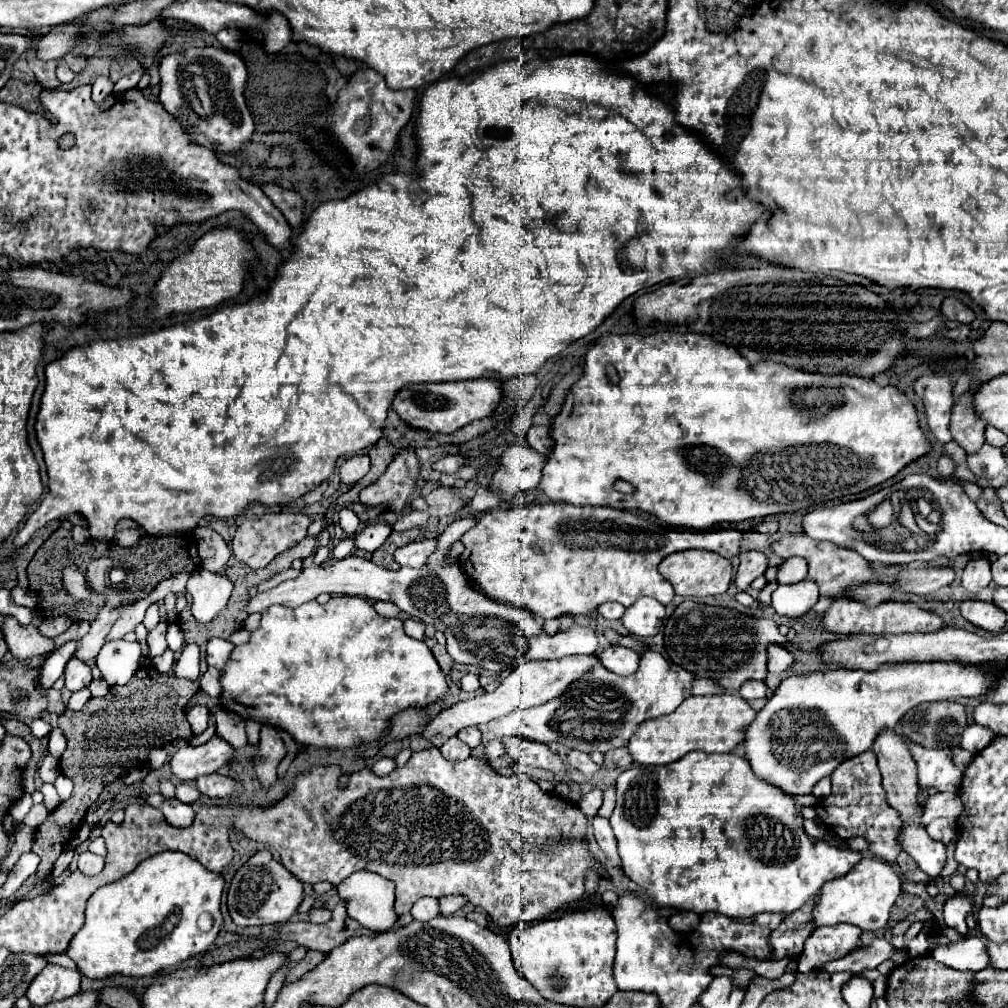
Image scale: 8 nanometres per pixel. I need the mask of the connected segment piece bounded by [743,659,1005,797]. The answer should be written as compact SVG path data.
M907 661L897 665L883 665L875 671L863 669L839 669L809 675L791 675L773 693L769 703L757 713L757 719L747 727L745 759L751 763L753 773L779 787L787 795L809 795L819 779L831 775L833 769L845 759L867 751L881 729L893 729L897 721L913 707L921 703L959 699L959 697L981 697L999 679L1003 663L961 663L953 661Z

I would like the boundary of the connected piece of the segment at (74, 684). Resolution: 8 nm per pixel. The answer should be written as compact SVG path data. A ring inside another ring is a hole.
M73 657L73 659L67 663L63 677L65 677L65 687L67 687L71 693L75 693L75 691L79 691L79 689L83 689L83 687L89 685L89 681L91 681L91 671L89 671L89 667L87 667L85 663L81 663L79 659Z

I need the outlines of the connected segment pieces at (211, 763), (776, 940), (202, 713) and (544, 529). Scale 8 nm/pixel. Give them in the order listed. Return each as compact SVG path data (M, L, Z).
M213 737L201 747L181 747L171 757L171 773L187 783L201 775L209 775L219 771L221 767L229 765L229 761L235 757L235 749L223 741L221 737Z
M809 899L801 909L787 915L785 923L781 923L781 927L777 927L771 933L773 959L801 955L805 939L815 931L815 925L813 925L815 905L817 905L817 899Z
M195 705L187 711L187 721L191 725L191 731L195 735L203 733L207 729L207 721L209 721L209 709L205 705Z
M543 503L533 507L491 509L481 517L477 527L461 537L465 551L459 557L459 565L471 577L485 595L501 599L503 603L515 603L527 607L531 613L539 613L545 619L589 613L607 601L617 601L631 607L641 595L655 597L663 605L669 605L675 597L673 587L659 575L657 565L667 555L681 549L707 549L727 559L739 553L743 533L737 529L711 529L711 531L677 531L659 527L653 519L643 519L641 513L619 511L613 507L571 505L571 503Z

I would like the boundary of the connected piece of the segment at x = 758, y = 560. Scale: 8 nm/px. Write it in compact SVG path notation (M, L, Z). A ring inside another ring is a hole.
M741 551L739 553L739 569L735 577L735 585L739 591L747 591L749 585L765 573L769 559L761 551Z

